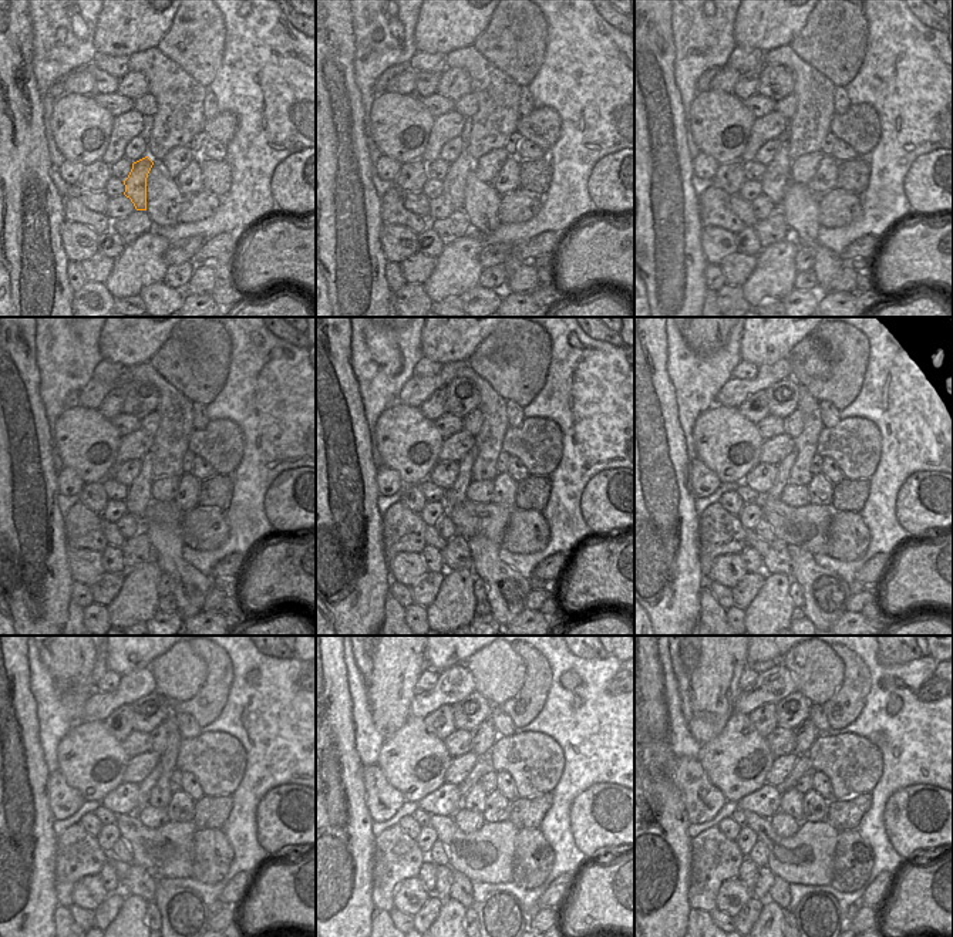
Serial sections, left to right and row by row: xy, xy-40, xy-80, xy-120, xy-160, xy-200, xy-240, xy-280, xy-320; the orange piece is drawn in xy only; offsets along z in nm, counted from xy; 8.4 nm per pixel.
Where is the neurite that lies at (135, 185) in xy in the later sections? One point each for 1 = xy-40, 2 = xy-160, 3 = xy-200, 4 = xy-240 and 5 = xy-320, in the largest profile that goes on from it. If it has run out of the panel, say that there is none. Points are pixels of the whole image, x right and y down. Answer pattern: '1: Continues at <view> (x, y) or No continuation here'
1: Continues at xy-40 (454, 182)
2: Continues at xy-160 (457, 494)
3: Continues at xy-200 (781, 479)
4: Continues at xy-240 (148, 782)
5: Continues at xy-320 (802, 765).

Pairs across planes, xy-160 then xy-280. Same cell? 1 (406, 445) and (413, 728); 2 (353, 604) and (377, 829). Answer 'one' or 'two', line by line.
1: one
2: two

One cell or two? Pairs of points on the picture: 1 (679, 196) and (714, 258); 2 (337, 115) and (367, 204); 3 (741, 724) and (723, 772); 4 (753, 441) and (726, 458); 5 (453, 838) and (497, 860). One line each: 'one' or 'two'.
1: two
2: one
3: one
4: one
5: one

